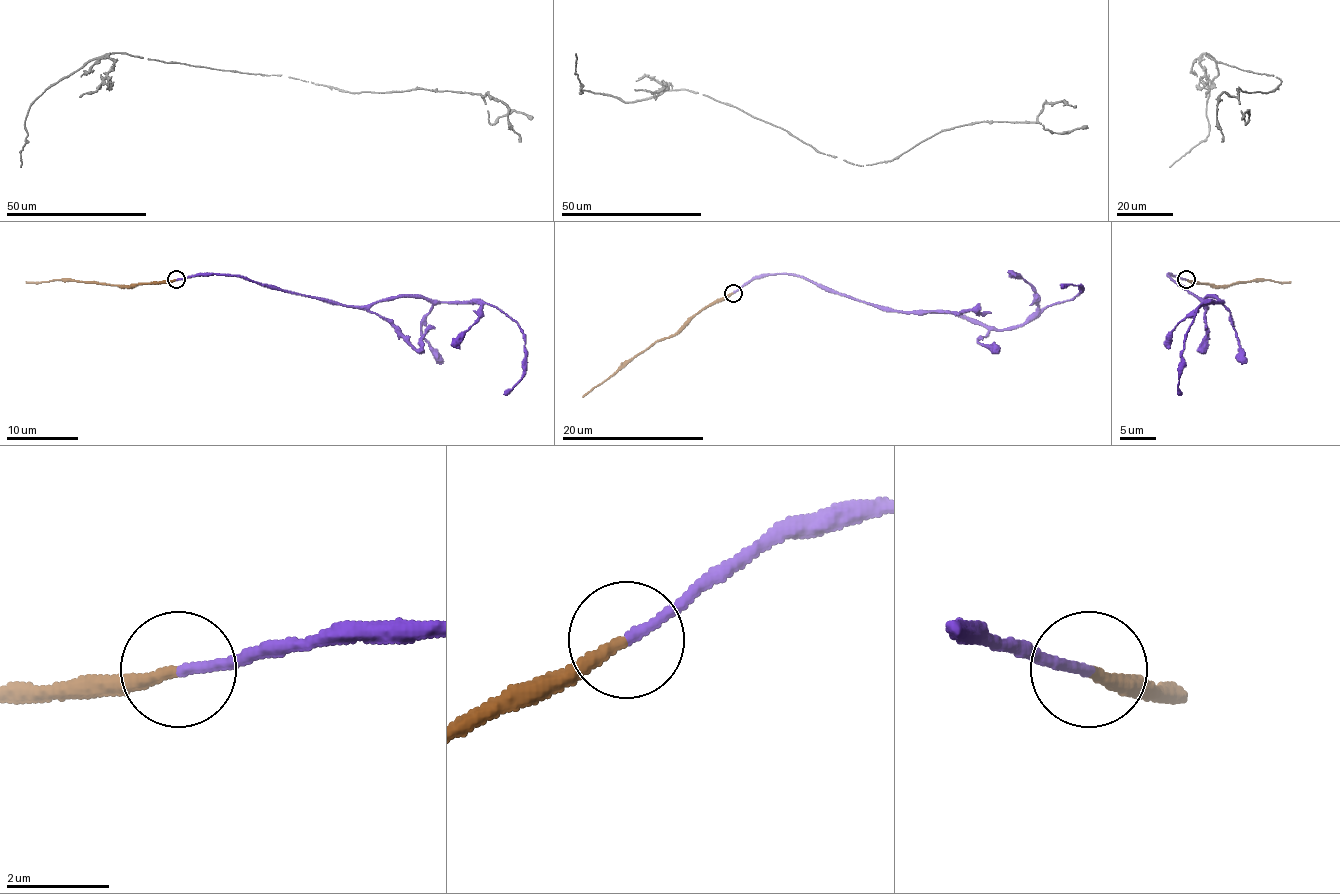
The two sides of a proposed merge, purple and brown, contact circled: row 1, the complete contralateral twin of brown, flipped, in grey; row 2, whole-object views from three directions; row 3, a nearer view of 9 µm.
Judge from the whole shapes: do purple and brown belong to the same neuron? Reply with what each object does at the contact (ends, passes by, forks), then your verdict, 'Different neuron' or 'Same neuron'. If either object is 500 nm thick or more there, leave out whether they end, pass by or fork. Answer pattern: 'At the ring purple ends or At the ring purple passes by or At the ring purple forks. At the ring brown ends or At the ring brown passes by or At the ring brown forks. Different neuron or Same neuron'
At the ring purple ends. At the ring brown ends. Same neuron

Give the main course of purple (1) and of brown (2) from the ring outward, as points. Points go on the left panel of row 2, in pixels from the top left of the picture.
1: (176, 280), (240, 274), (347, 306), (402, 297), (479, 301), (502, 310), (523, 335), (525, 372), (504, 394)
2: (176, 280), (119, 285), (58, 280), (26, 283)

